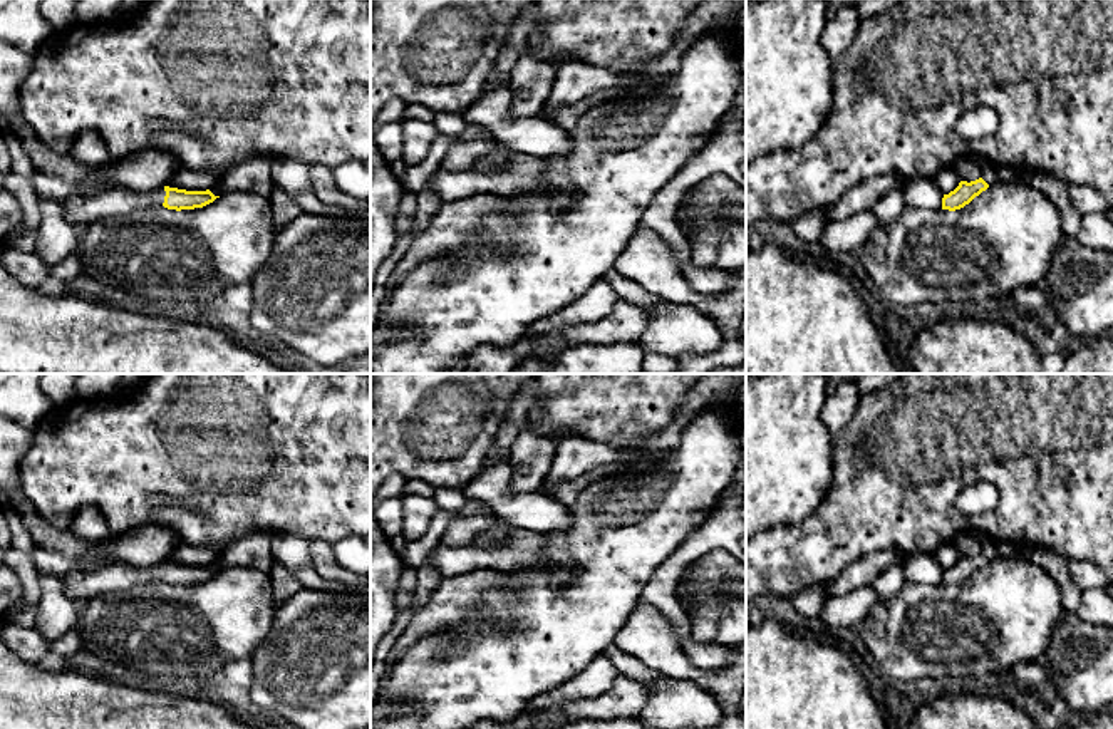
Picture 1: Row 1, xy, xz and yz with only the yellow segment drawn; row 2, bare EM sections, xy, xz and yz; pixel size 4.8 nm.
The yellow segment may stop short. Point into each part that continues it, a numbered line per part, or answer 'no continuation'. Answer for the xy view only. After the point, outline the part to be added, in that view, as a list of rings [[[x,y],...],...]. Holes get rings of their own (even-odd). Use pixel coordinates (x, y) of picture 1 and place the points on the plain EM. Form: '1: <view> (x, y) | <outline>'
1: xy (79, 585) | [[[164,563],[151,566],[104,565],[91,571],[74,570],[62,578],[65,595],[74,603],[85,603],[89,598],[131,588],[141,583],[163,582]]]

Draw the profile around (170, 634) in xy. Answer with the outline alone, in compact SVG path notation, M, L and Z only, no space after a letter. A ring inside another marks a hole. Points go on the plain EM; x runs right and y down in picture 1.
M233 566L194 585L141 583L89 598L79 608L82 650L134 669L151 682L210 682L228 662L250 659L272 630L278 602L270 573Z

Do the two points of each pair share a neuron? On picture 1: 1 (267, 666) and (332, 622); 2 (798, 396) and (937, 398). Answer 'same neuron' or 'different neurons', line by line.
1: same neuron
2: different neurons

